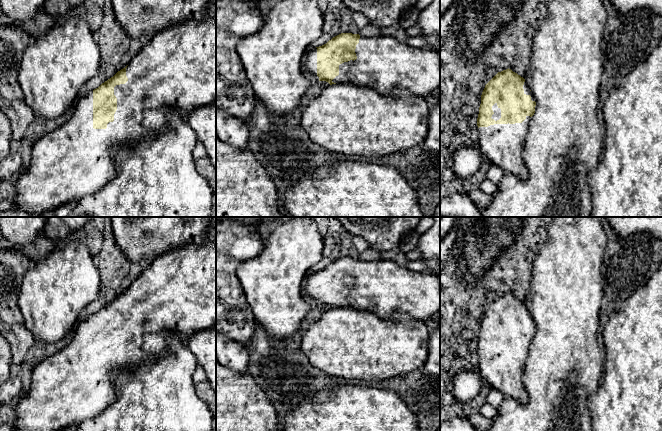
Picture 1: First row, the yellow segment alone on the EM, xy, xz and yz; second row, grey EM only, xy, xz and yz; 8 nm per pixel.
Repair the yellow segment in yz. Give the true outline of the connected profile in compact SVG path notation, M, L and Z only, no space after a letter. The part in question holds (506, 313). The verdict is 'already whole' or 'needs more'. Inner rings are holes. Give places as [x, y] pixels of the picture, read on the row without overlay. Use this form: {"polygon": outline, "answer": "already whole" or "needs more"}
{"polygon": "M509 292L498 296L481 319L477 350L483 383L521 404L529 400L523 375L535 330L528 306Z", "answer": "needs more"}

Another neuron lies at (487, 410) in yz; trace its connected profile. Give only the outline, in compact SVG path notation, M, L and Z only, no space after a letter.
M485 402L482 405L482 407L481 407L480 411L479 411L479 413L482 416L484 416L484 417L486 417L488 419L493 419L494 416L496 415L496 412L497 412L497 409L495 409L491 404L489 404L487 402Z

